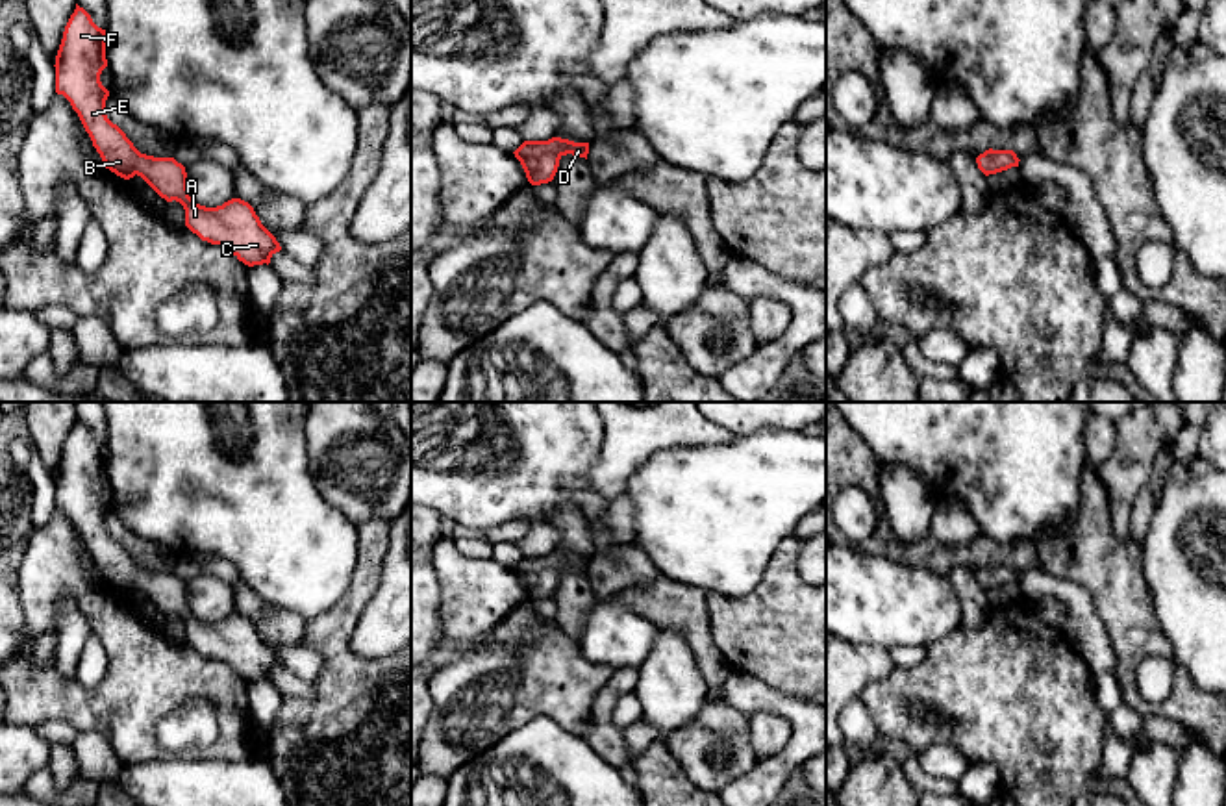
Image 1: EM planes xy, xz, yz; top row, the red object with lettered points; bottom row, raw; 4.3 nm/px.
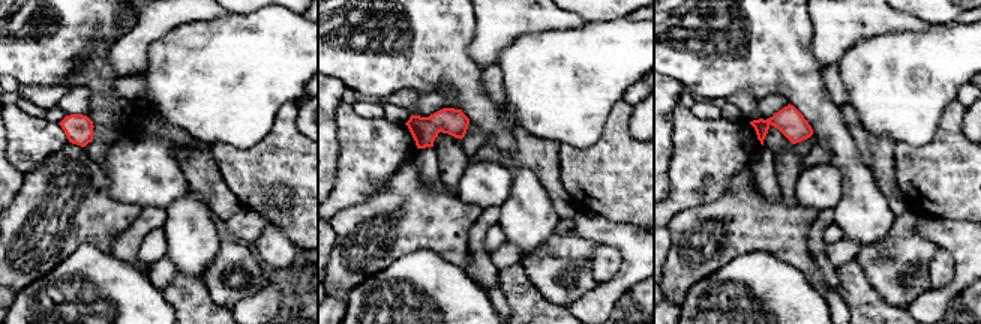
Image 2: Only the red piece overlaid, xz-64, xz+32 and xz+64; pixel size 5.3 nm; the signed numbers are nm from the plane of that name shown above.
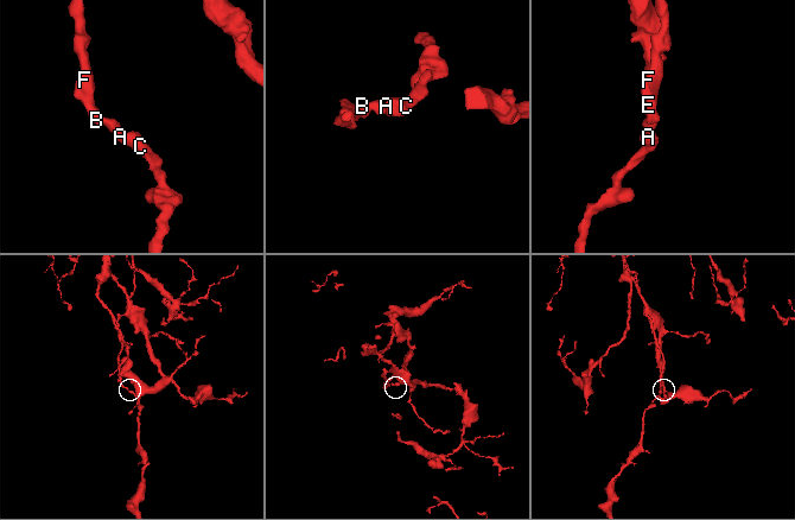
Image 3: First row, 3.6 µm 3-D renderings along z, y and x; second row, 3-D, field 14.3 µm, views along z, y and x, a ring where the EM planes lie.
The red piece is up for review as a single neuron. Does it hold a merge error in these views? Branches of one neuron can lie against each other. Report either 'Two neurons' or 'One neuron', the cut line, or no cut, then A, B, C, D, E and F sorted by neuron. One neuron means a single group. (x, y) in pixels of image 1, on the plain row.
One neuron. No split. Groups: A B C D E F

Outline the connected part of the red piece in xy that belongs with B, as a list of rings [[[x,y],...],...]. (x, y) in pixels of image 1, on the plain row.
[[[76,419],[56,471],[56,508],[78,528],[106,584],[130,595],[141,591],[167,617],[180,617],[185,641],[202,656],[228,663],[248,682],[270,678],[281,665],[276,652],[261,639],[254,623],[231,613],[217,623],[196,619],[189,611],[187,587],[174,573],[141,569],[126,548],[106,530],[109,506],[100,489],[107,482],[106,445]]]

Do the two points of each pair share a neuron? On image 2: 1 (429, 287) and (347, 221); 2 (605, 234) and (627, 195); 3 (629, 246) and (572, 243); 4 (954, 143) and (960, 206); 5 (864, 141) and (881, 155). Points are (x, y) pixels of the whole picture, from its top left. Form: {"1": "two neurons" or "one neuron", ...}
{"1": "two neurons", "2": "two neurons", "3": "two neurons", "4": "one neuron", "5": "one neuron"}

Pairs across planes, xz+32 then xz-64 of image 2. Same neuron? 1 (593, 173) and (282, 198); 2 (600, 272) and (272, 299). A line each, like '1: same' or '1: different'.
1: different
2: different

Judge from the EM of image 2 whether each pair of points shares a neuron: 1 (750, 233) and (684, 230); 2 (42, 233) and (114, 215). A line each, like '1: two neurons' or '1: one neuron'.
1: one neuron
2: one neuron

